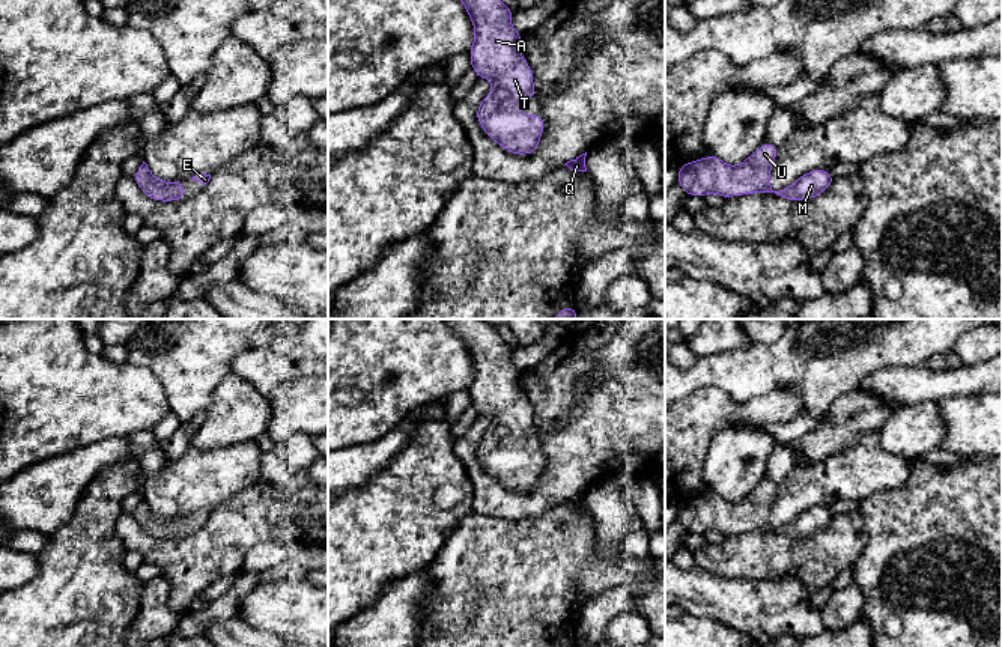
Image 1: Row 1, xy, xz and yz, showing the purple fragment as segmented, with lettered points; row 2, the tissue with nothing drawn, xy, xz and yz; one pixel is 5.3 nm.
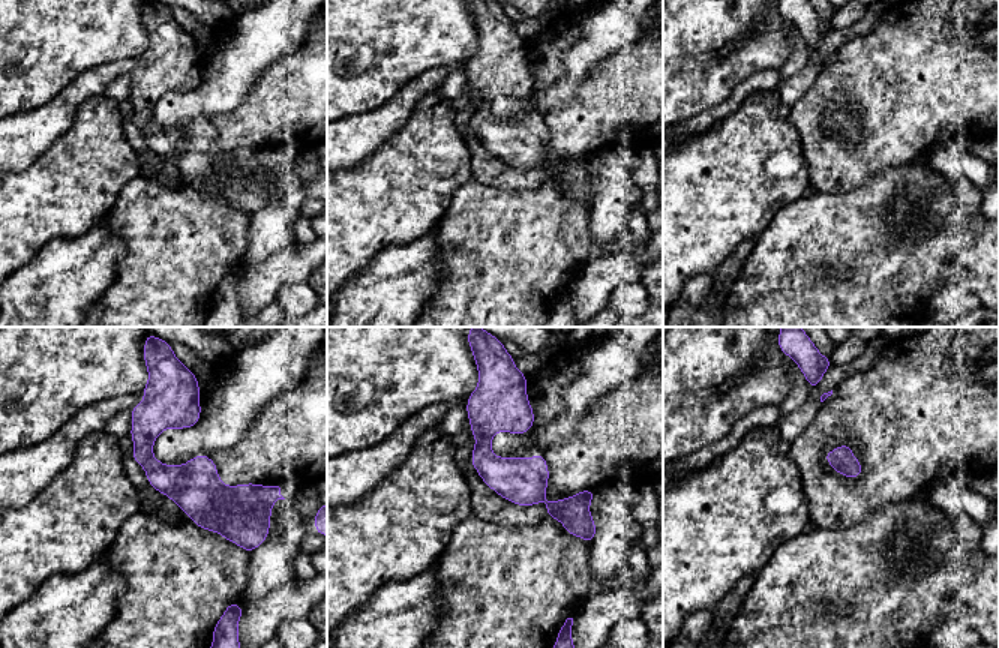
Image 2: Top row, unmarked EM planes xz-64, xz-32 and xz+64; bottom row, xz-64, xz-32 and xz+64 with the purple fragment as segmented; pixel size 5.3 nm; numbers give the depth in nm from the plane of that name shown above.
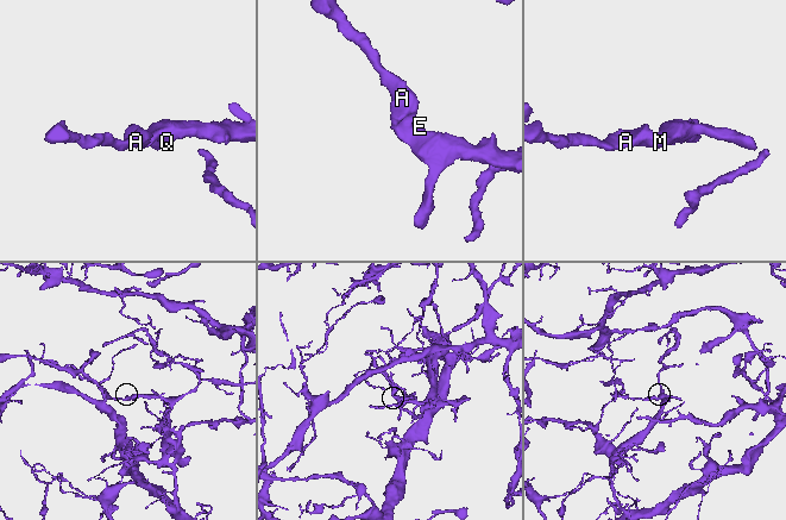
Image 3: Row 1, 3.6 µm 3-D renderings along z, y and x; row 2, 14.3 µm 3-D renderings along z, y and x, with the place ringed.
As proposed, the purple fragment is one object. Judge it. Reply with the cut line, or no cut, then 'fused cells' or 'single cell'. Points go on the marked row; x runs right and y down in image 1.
no cut; single cell

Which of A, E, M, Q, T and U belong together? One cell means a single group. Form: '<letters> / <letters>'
A E M Q T U

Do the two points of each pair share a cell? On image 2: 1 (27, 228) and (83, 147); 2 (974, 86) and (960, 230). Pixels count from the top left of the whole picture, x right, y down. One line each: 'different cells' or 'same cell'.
1: same cell
2: different cells

